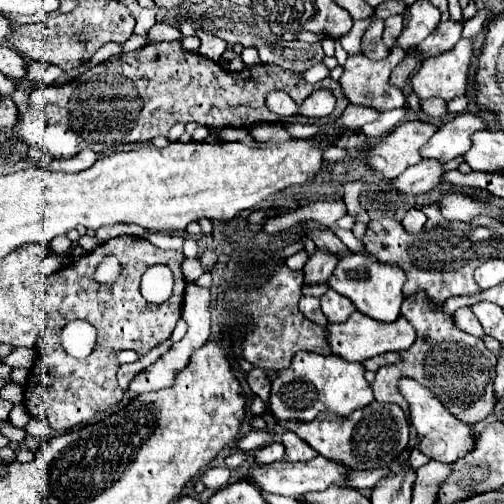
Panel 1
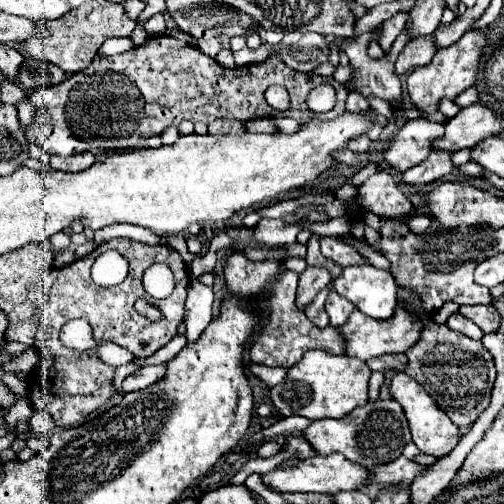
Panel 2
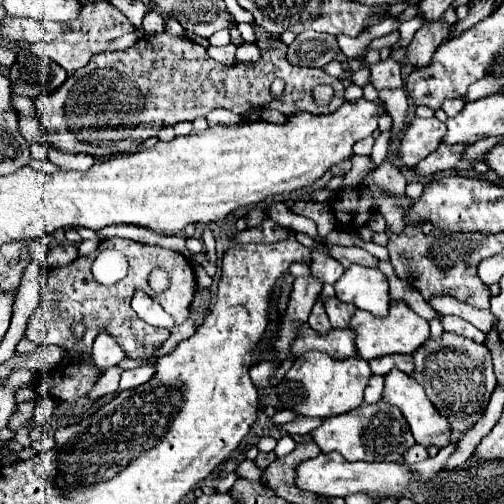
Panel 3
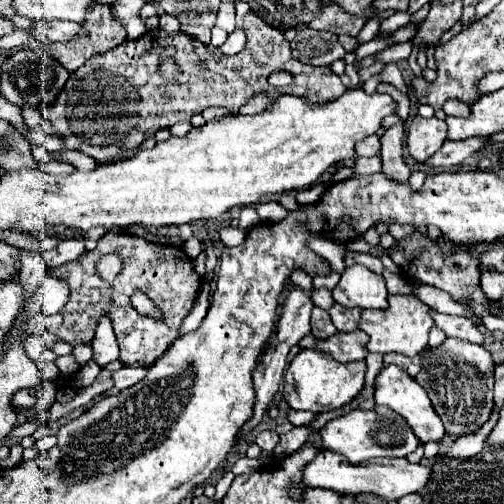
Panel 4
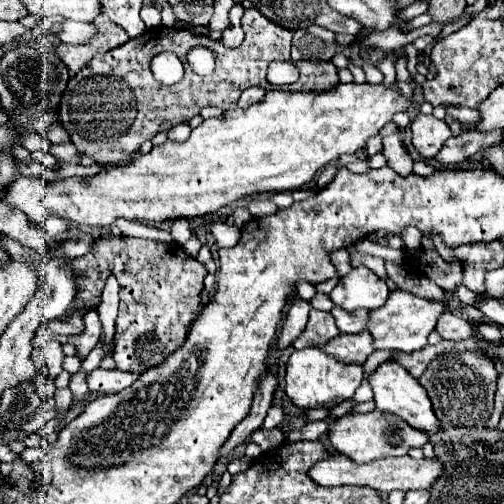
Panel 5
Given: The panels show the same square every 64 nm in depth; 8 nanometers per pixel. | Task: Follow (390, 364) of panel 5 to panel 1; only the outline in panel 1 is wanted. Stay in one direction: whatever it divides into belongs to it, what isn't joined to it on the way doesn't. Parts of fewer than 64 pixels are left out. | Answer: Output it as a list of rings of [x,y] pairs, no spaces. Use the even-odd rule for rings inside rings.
[[[400,378],[398,380],[398,390],[406,398],[406,402],[408,402],[410,424],[416,428],[416,434],[420,436],[418,448],[420,448],[422,454],[426,454],[432,460],[454,462],[454,460],[462,458],[464,454],[468,454],[474,448],[474,432],[470,430],[470,426],[466,426],[460,420],[456,420],[440,404],[440,400],[436,400],[436,396],[428,388],[424,388],[422,384],[418,384],[412,378]]]

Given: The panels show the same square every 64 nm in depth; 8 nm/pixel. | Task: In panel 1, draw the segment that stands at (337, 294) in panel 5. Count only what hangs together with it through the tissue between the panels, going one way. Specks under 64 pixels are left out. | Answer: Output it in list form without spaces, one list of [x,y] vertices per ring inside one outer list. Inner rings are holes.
[[[370,264],[364,274],[358,270],[348,270],[342,274],[332,274],[328,280],[328,286],[334,288],[338,294],[352,300],[352,304],[366,316],[376,318],[380,322],[394,322],[400,316],[400,304],[404,300],[402,294],[404,274],[398,268],[392,268],[392,264]]]

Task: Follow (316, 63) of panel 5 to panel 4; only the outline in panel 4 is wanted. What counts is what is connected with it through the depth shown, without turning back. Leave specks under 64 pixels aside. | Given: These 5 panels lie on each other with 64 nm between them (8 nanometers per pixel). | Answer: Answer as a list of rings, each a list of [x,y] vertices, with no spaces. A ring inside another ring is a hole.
[[[248,10],[244,16],[244,30],[246,30],[246,46],[242,52],[234,56],[214,56],[208,46],[184,32],[166,34],[160,28],[148,30],[138,40],[128,40],[106,54],[92,56],[84,68],[78,68],[60,92],[60,100],[46,112],[46,118],[58,120],[54,122],[56,132],[62,134],[64,144],[68,150],[80,150],[92,156],[98,164],[124,160],[130,152],[136,150],[136,144],[142,144],[144,134],[134,132],[134,144],[78,144],[84,140],[84,126],[78,122],[84,118],[68,118],[68,112],[76,108],[84,116],[104,116],[104,112],[176,112],[176,120],[190,120],[194,114],[202,112],[208,106],[224,106],[230,112],[238,112],[244,100],[252,94],[252,88],[264,88],[268,96],[278,94],[294,94],[304,96],[312,102],[328,102],[340,96],[346,86],[340,82],[340,76],[332,72],[330,66],[310,66],[300,64],[290,54],[290,42],[286,40],[284,32],[266,24],[254,10]],[[162,56],[174,56],[180,74],[174,82],[164,82],[158,76],[158,60]],[[204,58],[208,62],[208,70],[200,70],[196,60]],[[272,70],[290,70],[294,74],[294,84],[274,88],[266,84],[266,78]]]

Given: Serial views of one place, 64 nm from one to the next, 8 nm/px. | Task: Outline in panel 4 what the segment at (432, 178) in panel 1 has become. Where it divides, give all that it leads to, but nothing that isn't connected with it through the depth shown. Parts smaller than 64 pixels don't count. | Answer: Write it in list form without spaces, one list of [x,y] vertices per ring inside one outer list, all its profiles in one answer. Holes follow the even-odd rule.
[[[472,136],[472,138],[464,138],[464,140],[446,140],[442,144],[442,148],[426,162],[430,166],[456,166],[462,164],[468,156],[472,156],[474,152],[482,150],[488,144],[488,136]]]

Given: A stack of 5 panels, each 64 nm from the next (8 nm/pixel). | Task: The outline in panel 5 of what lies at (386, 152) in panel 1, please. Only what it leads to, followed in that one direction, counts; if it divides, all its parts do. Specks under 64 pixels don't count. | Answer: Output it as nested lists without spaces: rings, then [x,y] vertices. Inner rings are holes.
[[[420,112],[412,122],[412,144],[424,158],[434,158],[450,136],[450,126],[432,114]]]

